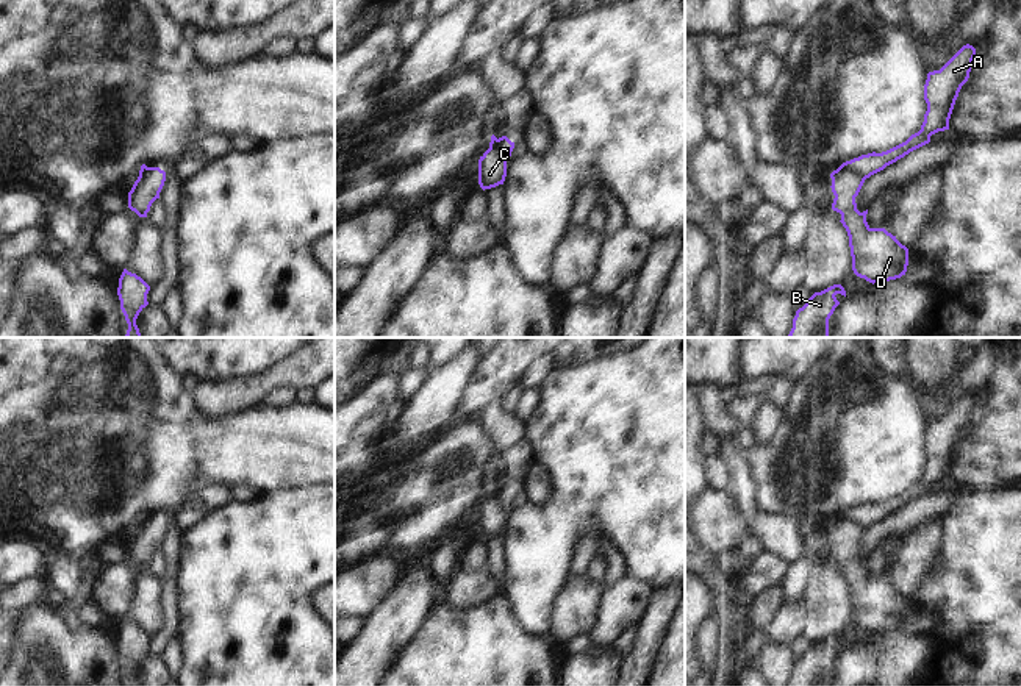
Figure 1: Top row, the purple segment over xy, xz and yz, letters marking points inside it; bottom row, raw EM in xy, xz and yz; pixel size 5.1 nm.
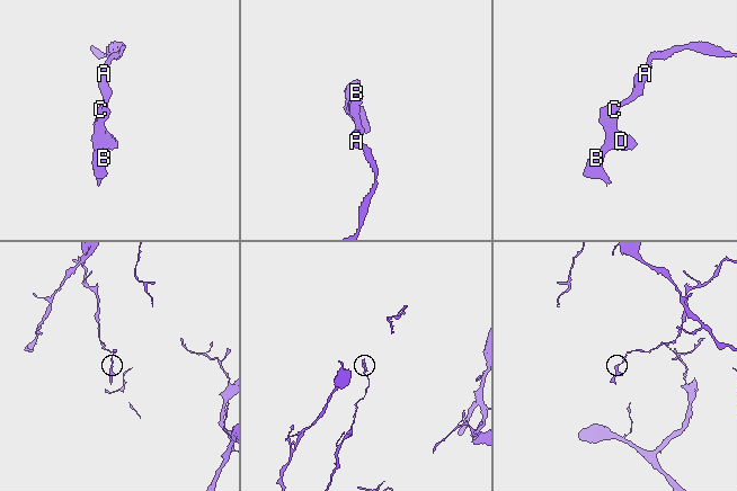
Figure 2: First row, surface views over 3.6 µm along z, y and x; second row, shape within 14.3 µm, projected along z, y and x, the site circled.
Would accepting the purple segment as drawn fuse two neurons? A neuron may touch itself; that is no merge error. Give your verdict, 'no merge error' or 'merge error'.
merge error

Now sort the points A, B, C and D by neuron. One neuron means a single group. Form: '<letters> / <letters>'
A C / B D

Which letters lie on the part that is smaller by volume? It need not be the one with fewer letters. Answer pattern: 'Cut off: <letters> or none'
Cut off: B, D

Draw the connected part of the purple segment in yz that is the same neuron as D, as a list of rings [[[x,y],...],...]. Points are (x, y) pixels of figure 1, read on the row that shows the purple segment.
[[[837,169],[830,178],[835,195],[832,209],[841,214],[840,222],[847,231],[854,273],[872,284],[905,275],[908,248],[885,228],[871,228],[868,209],[857,209],[855,197],[865,178],[849,169]]]

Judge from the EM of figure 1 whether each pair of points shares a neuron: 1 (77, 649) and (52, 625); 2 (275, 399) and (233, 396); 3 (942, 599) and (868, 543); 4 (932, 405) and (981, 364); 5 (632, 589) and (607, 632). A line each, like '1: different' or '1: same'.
1: same
2: different
3: different
4: same
5: same

